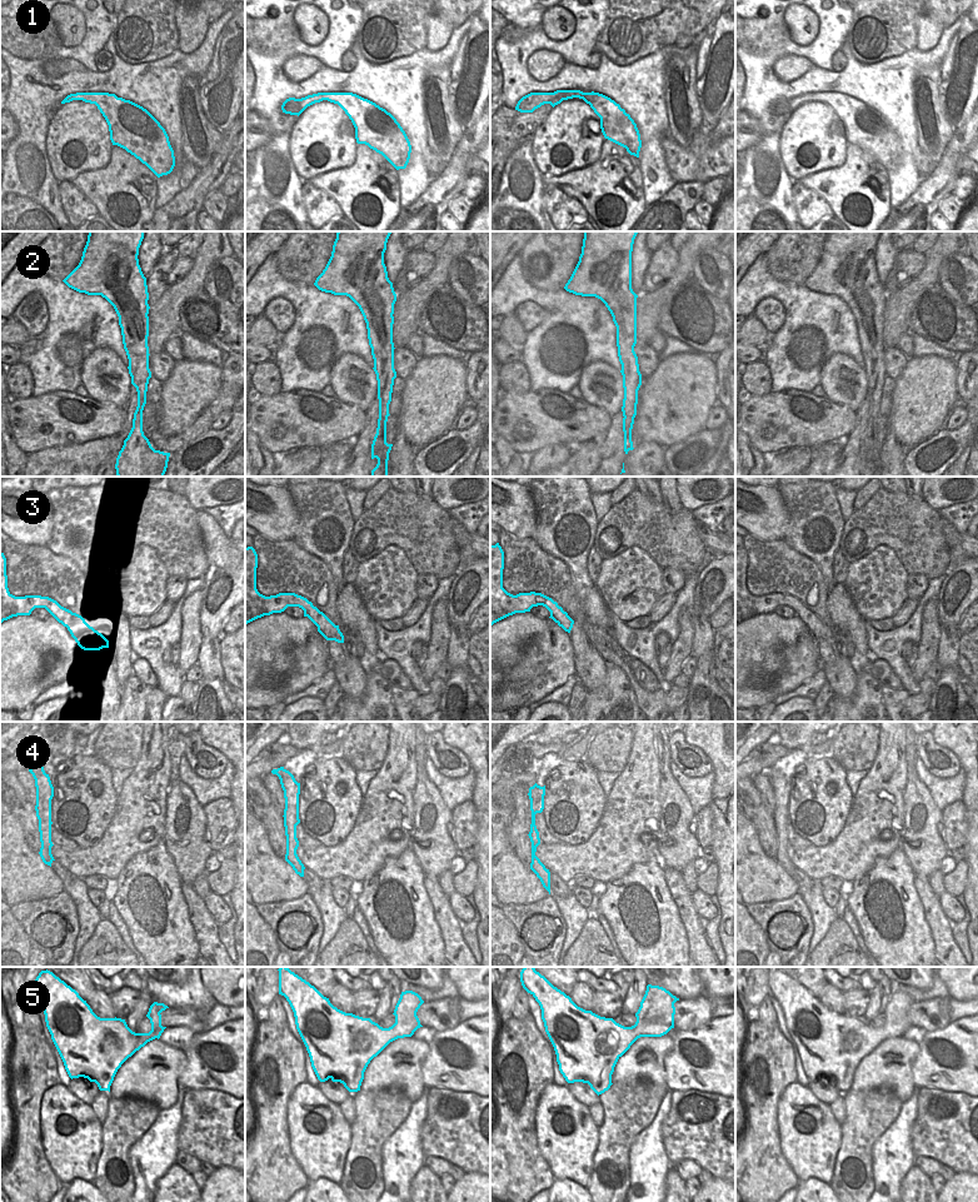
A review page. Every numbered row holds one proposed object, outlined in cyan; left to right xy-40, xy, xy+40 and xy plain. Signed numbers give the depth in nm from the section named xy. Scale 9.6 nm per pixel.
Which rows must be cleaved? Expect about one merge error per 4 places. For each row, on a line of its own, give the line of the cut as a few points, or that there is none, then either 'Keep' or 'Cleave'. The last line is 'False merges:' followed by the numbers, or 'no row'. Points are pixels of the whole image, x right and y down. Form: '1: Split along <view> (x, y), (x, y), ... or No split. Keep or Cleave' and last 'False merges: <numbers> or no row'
1: No split. Keep
2: No split. Keep
3: No split. Keep
4: No split. Keep
5: No split. Keep
False merges: no row

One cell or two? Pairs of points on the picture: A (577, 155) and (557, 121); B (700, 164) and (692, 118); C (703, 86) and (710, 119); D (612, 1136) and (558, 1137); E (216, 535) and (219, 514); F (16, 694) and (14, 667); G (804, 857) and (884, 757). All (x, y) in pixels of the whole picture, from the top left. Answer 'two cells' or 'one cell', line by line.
A: one cell
B: two cells
C: one cell
D: two cells
E: two cells
F: one cell
G: one cell

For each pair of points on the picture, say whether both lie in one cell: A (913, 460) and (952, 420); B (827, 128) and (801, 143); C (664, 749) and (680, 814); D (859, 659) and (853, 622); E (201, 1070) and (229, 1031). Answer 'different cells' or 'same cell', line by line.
A: different cells
B: same cell
C: same cell
D: same cell
E: same cell

